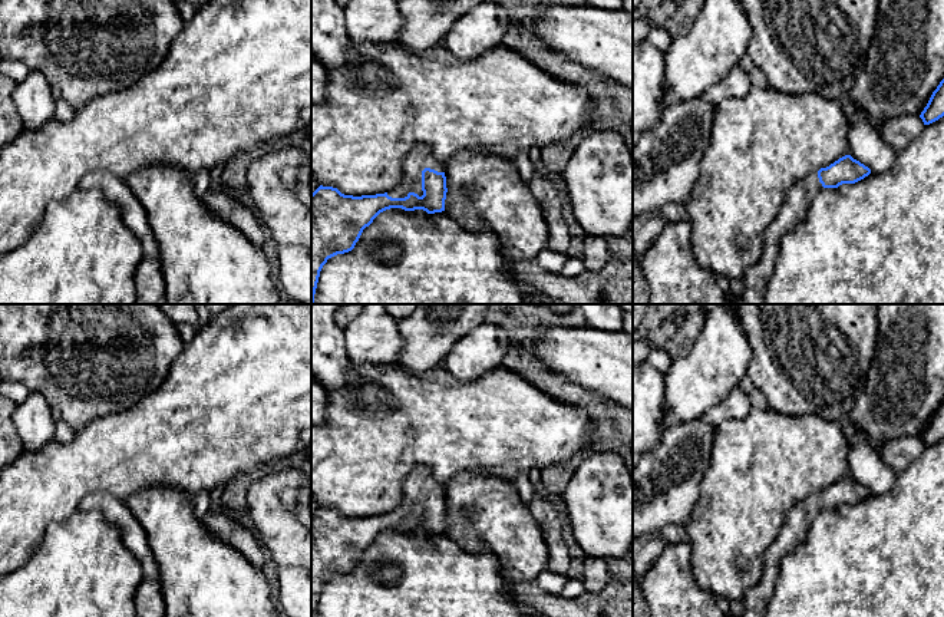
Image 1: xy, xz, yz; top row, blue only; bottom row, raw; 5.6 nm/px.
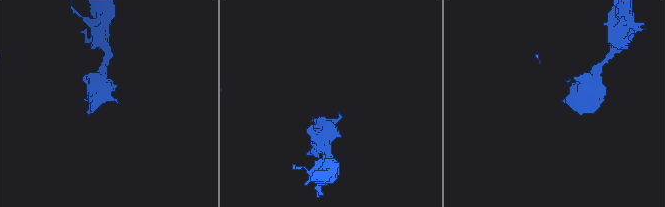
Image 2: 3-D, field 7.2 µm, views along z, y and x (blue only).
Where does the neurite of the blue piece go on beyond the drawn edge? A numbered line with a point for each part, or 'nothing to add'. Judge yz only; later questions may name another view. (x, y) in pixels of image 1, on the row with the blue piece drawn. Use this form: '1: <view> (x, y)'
1: yz (755, 283)

